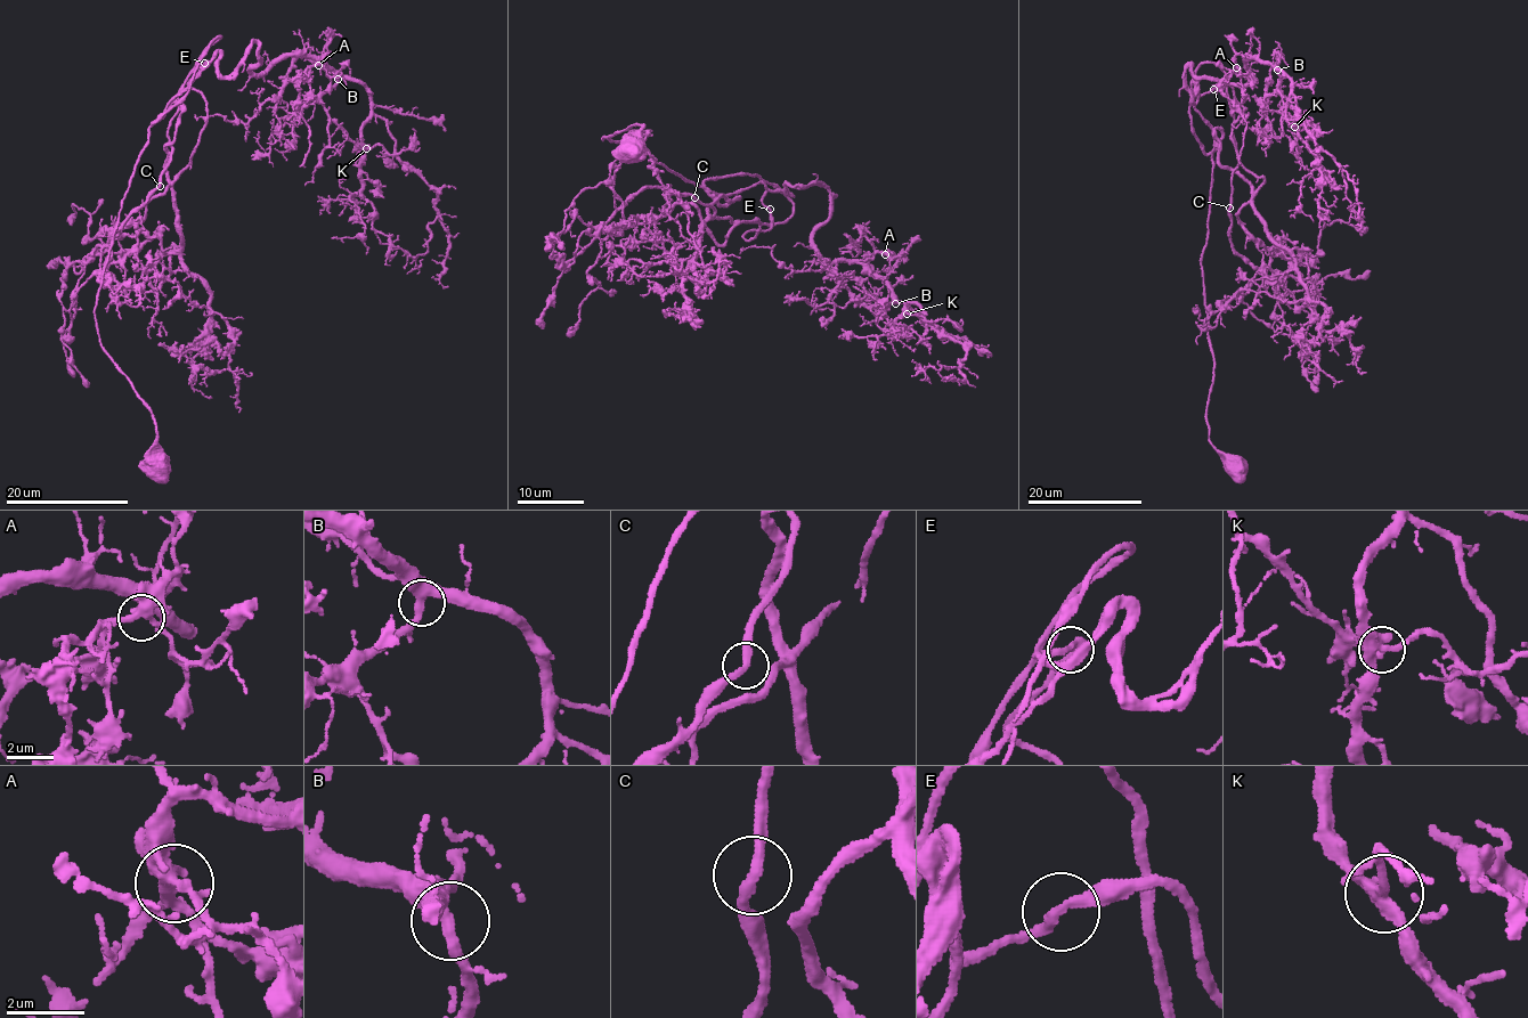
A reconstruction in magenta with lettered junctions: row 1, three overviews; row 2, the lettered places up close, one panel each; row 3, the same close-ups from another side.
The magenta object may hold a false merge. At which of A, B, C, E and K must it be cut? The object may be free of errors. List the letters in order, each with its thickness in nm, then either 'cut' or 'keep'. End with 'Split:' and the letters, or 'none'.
A: 360 nm thick; keep
B: 340 nm thick; keep
C: 280 nm thick; cut
E: 240 nm thick; keep
K: 280 nm thick; keep
Split: C

